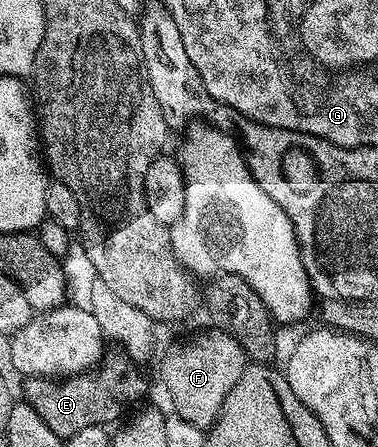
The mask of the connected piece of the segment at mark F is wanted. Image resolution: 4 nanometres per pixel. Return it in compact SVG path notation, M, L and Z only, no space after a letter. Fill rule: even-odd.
M209 328L206 334L197 334L186 342L177 342L161 358L161 382L169 393L169 402L173 405L172 413L178 418L195 424L200 430L208 431L217 422L219 412L223 408L223 400L227 400L227 392L239 384L239 376L243 376L247 365L247 355L242 346L223 330Z

